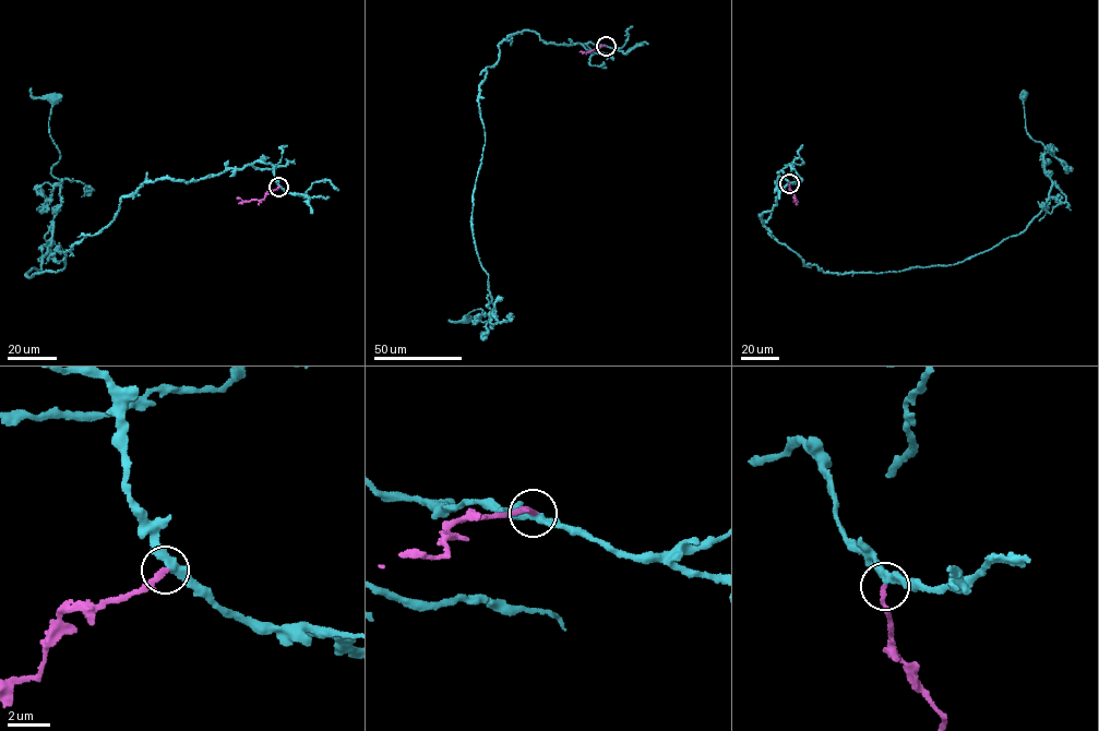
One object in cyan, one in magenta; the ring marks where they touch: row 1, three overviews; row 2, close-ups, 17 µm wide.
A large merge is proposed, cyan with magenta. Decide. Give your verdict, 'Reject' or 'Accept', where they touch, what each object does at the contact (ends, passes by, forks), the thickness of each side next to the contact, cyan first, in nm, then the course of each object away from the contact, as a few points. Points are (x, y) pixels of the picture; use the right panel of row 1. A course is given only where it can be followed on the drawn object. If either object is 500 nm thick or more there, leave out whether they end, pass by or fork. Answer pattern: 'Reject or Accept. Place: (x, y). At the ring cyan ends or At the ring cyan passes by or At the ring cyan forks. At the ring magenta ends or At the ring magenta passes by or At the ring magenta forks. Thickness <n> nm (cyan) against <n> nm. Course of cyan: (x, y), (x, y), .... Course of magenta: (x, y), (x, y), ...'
Reject. Place: (789, 183). At the ring cyan passes by. At the ring magenta ends. Thickness 360 nm (cyan) against 240 nm. Course of cyan: (789, 183), (777, 172), (776, 204), (759, 216), (804, 265), (963, 262), (1019, 235), (1049, 196), (1023, 95). Course of magenta: (789, 183), (797, 200), (793, 201)

